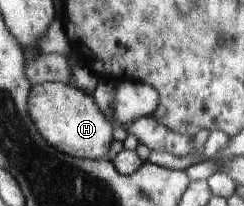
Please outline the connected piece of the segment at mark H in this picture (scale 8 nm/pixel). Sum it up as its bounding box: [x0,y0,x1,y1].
[27,82,113,159]

